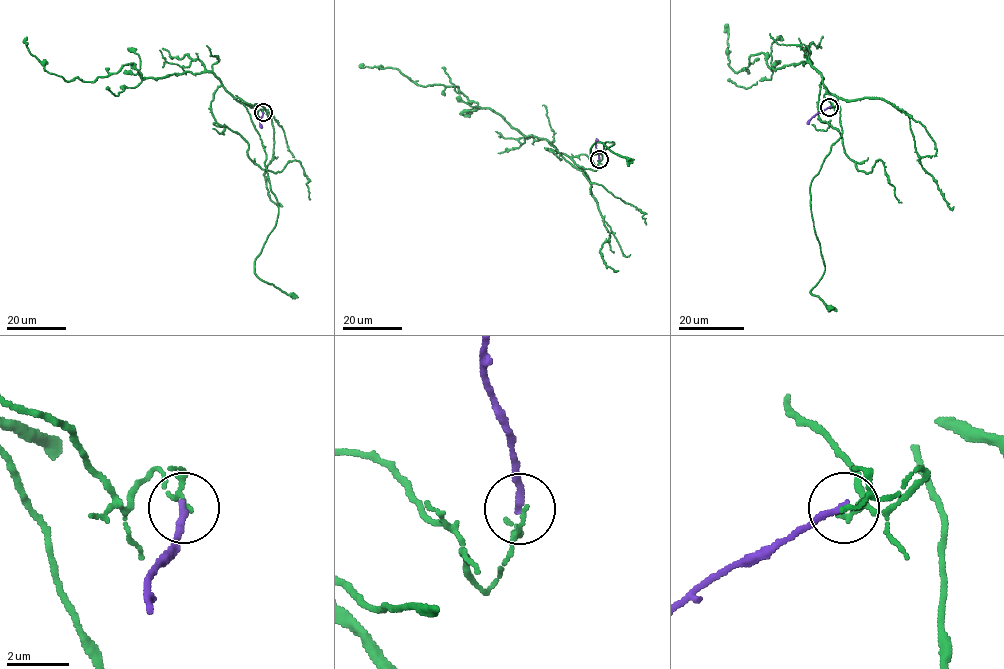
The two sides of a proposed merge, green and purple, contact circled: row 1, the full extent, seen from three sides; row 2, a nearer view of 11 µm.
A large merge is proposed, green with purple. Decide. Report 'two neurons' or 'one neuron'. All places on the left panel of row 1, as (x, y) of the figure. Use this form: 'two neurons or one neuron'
two neurons

